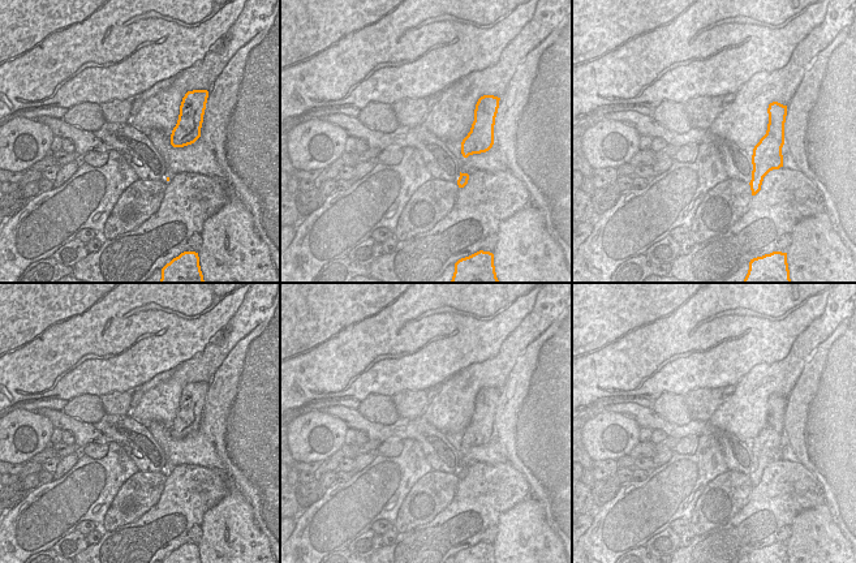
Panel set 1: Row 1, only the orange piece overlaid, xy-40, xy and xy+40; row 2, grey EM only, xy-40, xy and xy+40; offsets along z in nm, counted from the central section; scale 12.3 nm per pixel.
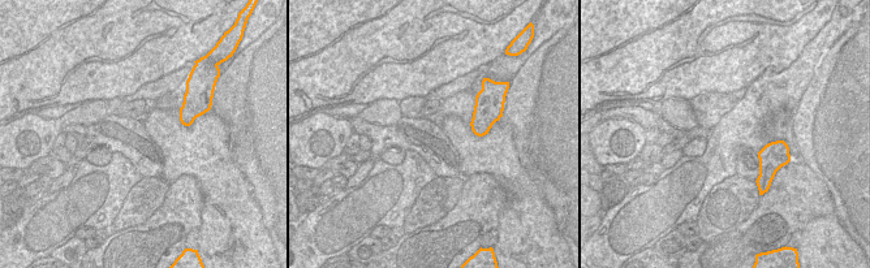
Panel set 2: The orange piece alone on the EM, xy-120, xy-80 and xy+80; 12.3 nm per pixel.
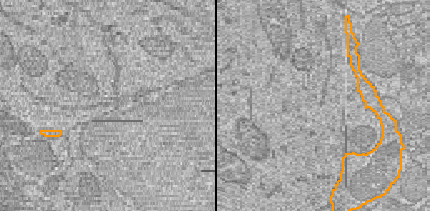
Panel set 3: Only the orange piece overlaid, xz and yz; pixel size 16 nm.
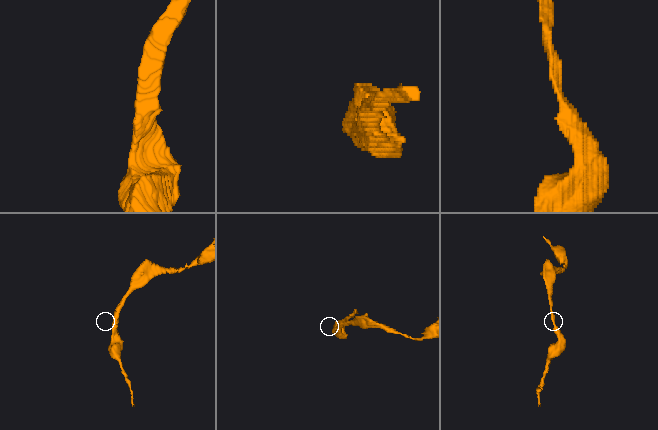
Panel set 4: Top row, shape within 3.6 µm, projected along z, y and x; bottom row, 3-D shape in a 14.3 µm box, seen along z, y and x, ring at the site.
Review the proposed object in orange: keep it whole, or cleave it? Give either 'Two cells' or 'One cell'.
One cell.

